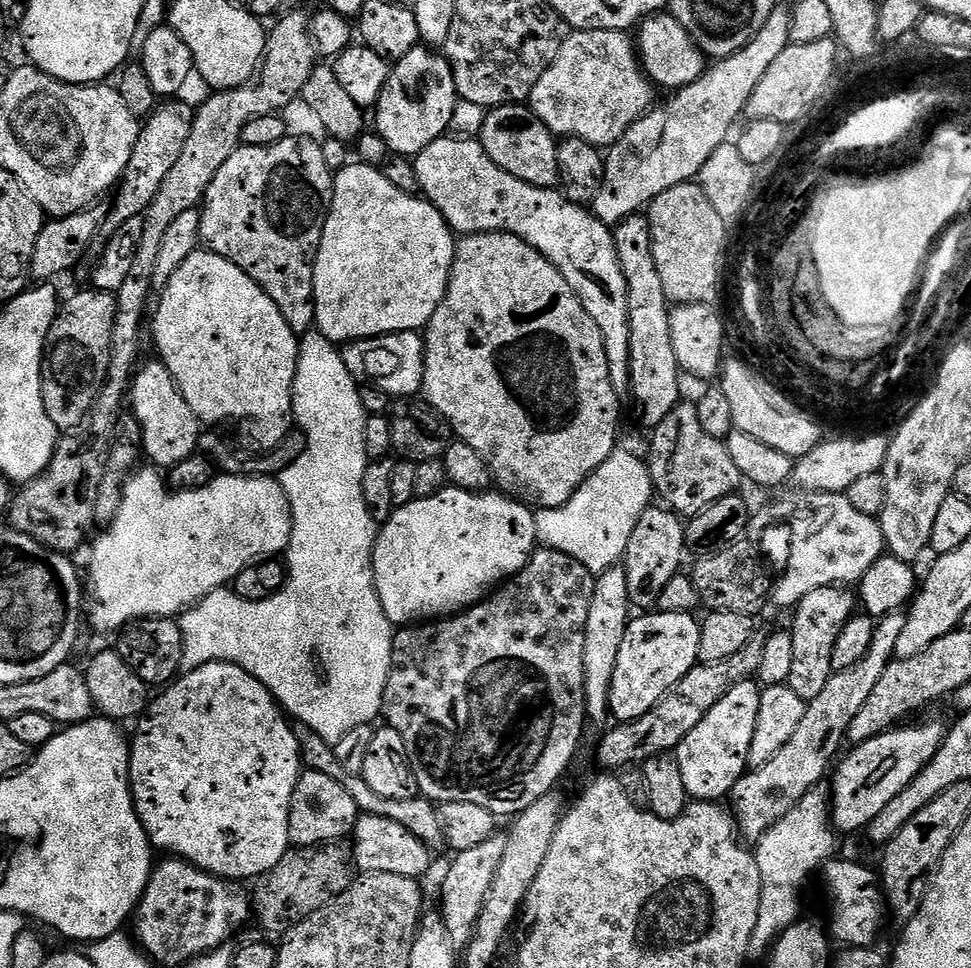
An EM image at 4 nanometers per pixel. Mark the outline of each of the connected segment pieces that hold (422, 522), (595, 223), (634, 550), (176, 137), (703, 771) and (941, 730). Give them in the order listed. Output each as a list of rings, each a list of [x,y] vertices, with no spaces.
[[[449,486],[433,496],[421,496],[408,504],[401,504],[393,511],[387,520],[383,521],[376,538],[376,549],[372,552],[372,573],[376,579],[378,596],[384,607],[388,621],[394,626],[415,626],[421,622],[431,622],[437,618],[454,616],[473,608],[485,599],[497,586],[509,581],[518,575],[528,565],[528,559],[538,547],[536,538],[536,512],[529,505],[507,495],[495,496],[495,491],[467,492],[465,488]]]
[[[445,134],[430,142],[414,158],[420,192],[433,204],[453,233],[472,236],[476,232],[510,232],[539,249],[555,268],[571,282],[588,313],[604,335],[606,356],[610,362],[610,376],[617,392],[624,394],[632,386],[632,330],[628,324],[628,282],[618,256],[618,246],[613,229],[596,217],[585,205],[575,204],[563,191],[556,188],[539,188],[519,180],[495,164],[486,154],[479,139],[465,135]]]
[[[649,506],[634,534],[630,534],[628,548],[624,552],[623,565],[628,578],[628,589],[633,605],[640,610],[648,610],[659,605],[662,590],[666,590],[670,580],[681,575],[686,553],[686,524],[677,513],[667,506]]]
[[[176,102],[161,103],[141,127],[140,137],[134,146],[134,154],[130,154],[130,162],[115,189],[116,201],[111,201],[108,217],[104,220],[102,232],[105,237],[114,235],[121,226],[130,222],[130,218],[138,218],[148,211],[150,202],[154,202],[154,194],[162,190],[162,182],[165,181],[166,174],[170,174],[170,169],[177,164],[178,157],[182,155],[186,140],[190,138],[196,113],[193,105],[172,103]]]
[[[755,679],[743,680],[686,734],[674,755],[680,763],[689,797],[696,802],[720,802],[731,793],[736,783],[749,771],[750,750],[758,726],[762,688]]]
[[[940,720],[911,724],[897,726],[883,732],[881,736],[855,745],[851,749],[852,753],[848,757],[845,755],[835,765],[830,783],[830,803],[832,821],[841,833],[867,829],[868,824],[874,822],[882,810],[886,810],[891,800],[898,798],[898,794],[902,794],[902,790],[906,790],[906,786],[918,778],[918,772],[926,766],[926,762],[938,754],[938,746],[942,746],[944,741],[946,724]]]

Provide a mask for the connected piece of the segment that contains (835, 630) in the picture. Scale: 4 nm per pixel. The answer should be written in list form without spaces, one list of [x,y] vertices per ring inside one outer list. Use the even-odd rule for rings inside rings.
[[[844,586],[819,588],[806,594],[806,598],[802,598],[802,602],[794,609],[796,617],[792,620],[790,631],[796,643],[796,656],[793,659],[787,685],[806,702],[822,694],[826,682],[833,674],[832,655],[835,643],[838,642],[838,634],[842,634],[848,620],[852,619],[858,608],[857,597],[855,595],[852,597],[848,592],[851,591]]]

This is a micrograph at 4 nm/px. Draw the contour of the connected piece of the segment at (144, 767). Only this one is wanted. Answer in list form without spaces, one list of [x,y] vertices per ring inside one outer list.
[[[221,660],[210,662],[193,672],[185,672],[175,682],[163,689],[160,697],[153,699],[148,711],[139,721],[140,729],[136,732],[136,741],[130,744],[130,779],[132,781],[132,797],[136,803],[136,812],[148,832],[148,838],[157,849],[169,848],[169,853],[183,858],[190,864],[197,864],[205,872],[221,876],[224,880],[252,882],[257,876],[266,874],[282,862],[284,855],[290,851],[290,806],[294,798],[296,783],[302,771],[300,759],[300,742],[297,733],[292,733],[293,725],[276,699],[242,666],[227,664]]]

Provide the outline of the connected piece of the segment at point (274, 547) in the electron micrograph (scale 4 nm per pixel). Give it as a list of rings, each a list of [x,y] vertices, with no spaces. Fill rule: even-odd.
[[[141,467],[133,471],[127,477],[127,483],[123,491],[123,500],[120,509],[114,520],[107,525],[108,528],[96,541],[93,539],[92,557],[88,560],[88,576],[86,572],[86,588],[90,593],[90,600],[96,605],[92,608],[92,624],[100,632],[119,633],[136,620],[147,620],[150,616],[166,616],[169,618],[179,617],[188,611],[192,605],[206,598],[214,590],[231,585],[246,566],[255,564],[257,560],[265,558],[276,558],[287,549],[290,538],[292,537],[292,506],[288,501],[288,495],[280,485],[279,479],[270,476],[233,476],[217,475],[209,484],[195,490],[173,490],[169,481],[155,467]]]

